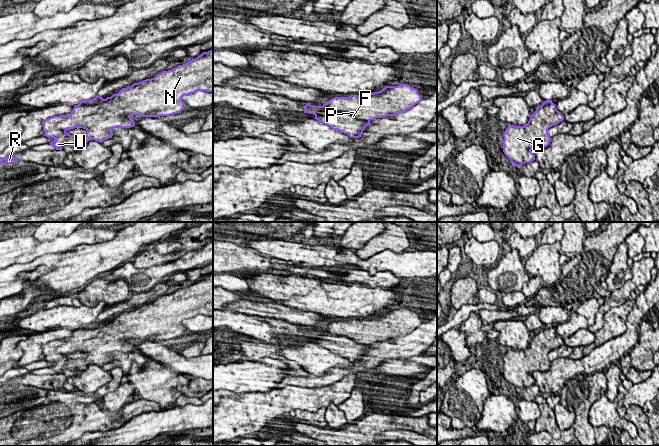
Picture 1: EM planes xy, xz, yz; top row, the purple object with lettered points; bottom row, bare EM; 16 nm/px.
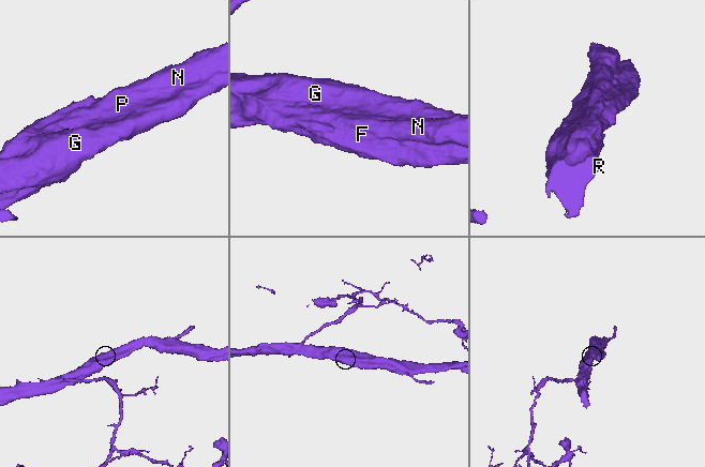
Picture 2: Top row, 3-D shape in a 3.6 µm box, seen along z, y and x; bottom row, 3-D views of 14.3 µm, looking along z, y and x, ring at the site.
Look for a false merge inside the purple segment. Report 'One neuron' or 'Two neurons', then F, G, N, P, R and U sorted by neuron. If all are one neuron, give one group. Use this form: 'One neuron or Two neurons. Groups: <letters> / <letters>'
One neuron. Groups: F G N P R U

